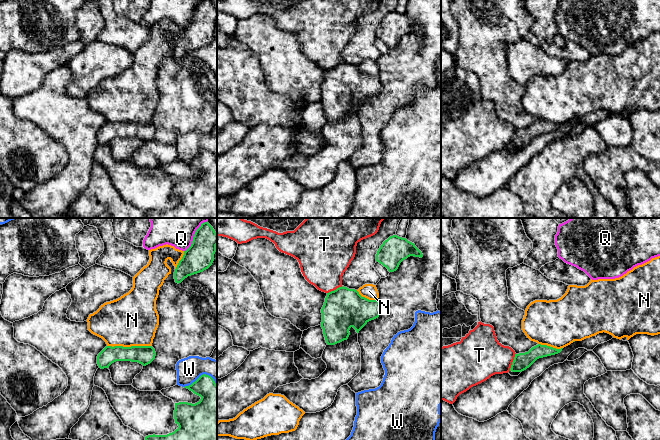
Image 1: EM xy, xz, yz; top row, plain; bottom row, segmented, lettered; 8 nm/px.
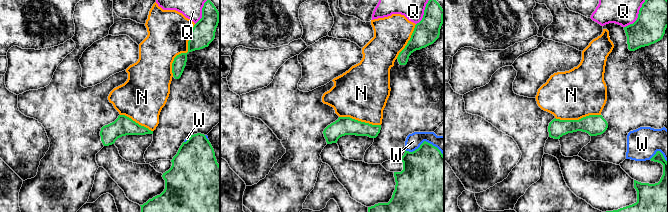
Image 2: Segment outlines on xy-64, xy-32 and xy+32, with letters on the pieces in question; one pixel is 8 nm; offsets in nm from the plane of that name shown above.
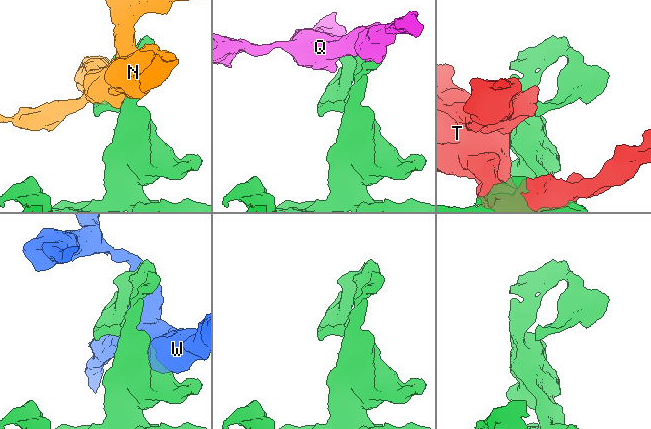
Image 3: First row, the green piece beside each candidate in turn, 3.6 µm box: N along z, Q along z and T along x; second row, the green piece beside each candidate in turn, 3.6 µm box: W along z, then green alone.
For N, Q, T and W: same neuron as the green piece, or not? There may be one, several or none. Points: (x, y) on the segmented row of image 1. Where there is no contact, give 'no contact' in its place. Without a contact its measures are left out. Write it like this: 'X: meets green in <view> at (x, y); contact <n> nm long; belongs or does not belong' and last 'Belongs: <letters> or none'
N: meets green in xy at (129, 347); contact 360 nm long; does not belong
Q: meets green in xy at (194, 235); contact 320 nm long; does not belong
T: meets green in yz at (512, 362); contact 150 nm long; does not belong
W: meets green in xy at (201, 375); contact 260 nm long; does not belong
Belongs: none

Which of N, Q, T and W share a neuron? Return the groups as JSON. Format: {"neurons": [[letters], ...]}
{"neurons": [["N"], ["Q"], ["T"], ["W"]]}

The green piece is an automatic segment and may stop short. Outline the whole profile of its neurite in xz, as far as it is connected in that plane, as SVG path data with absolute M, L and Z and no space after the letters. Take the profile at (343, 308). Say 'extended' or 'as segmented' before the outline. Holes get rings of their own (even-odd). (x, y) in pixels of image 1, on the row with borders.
as segmented; M342 286L327 293L321 313L326 343L335 345L348 339L351 327L359 333L369 321L378 318L381 307L378 300L369 300L357 290Z

